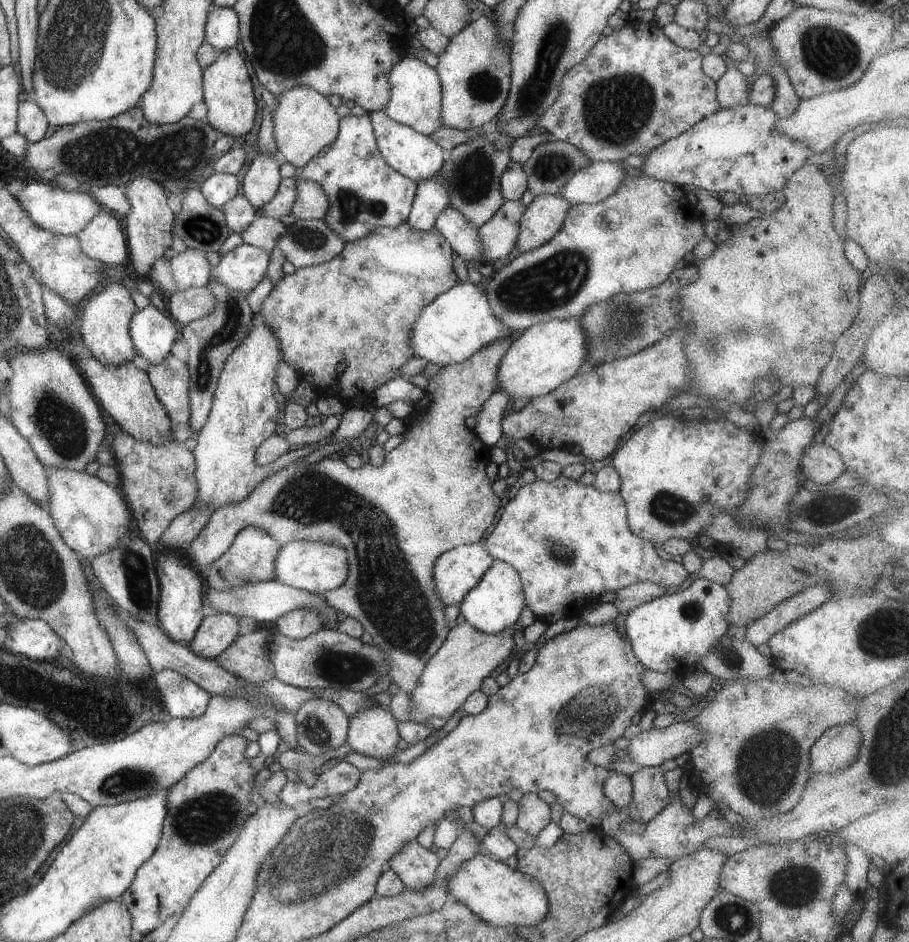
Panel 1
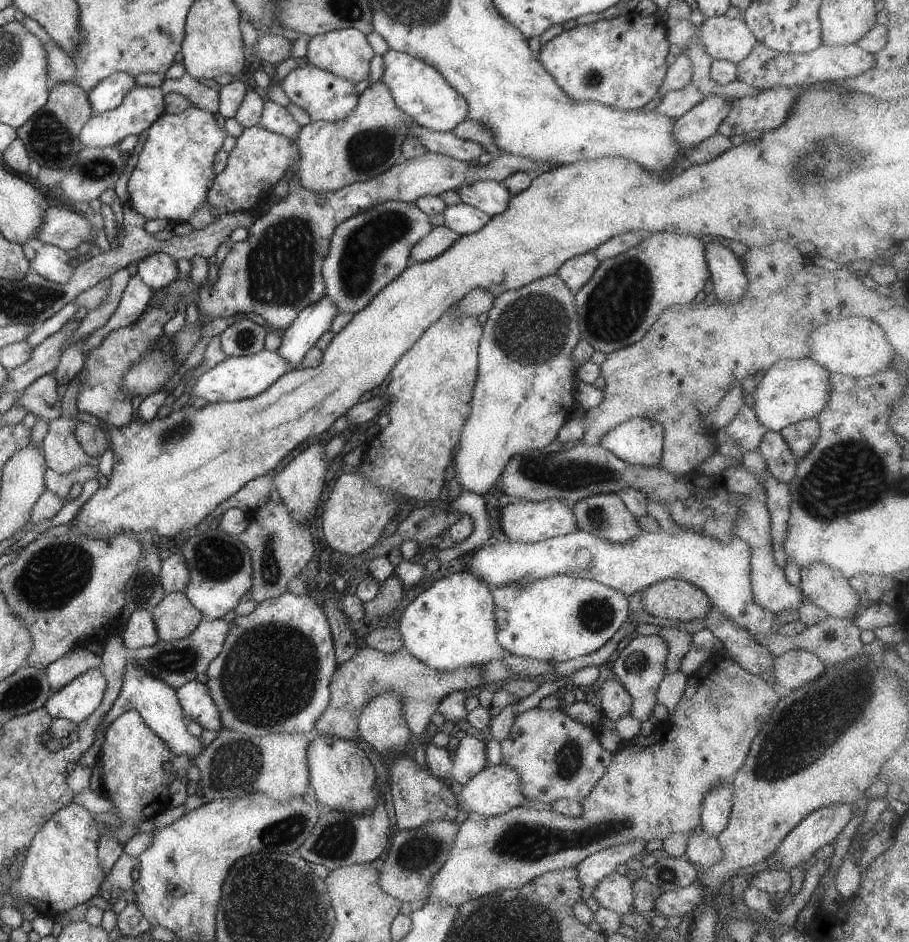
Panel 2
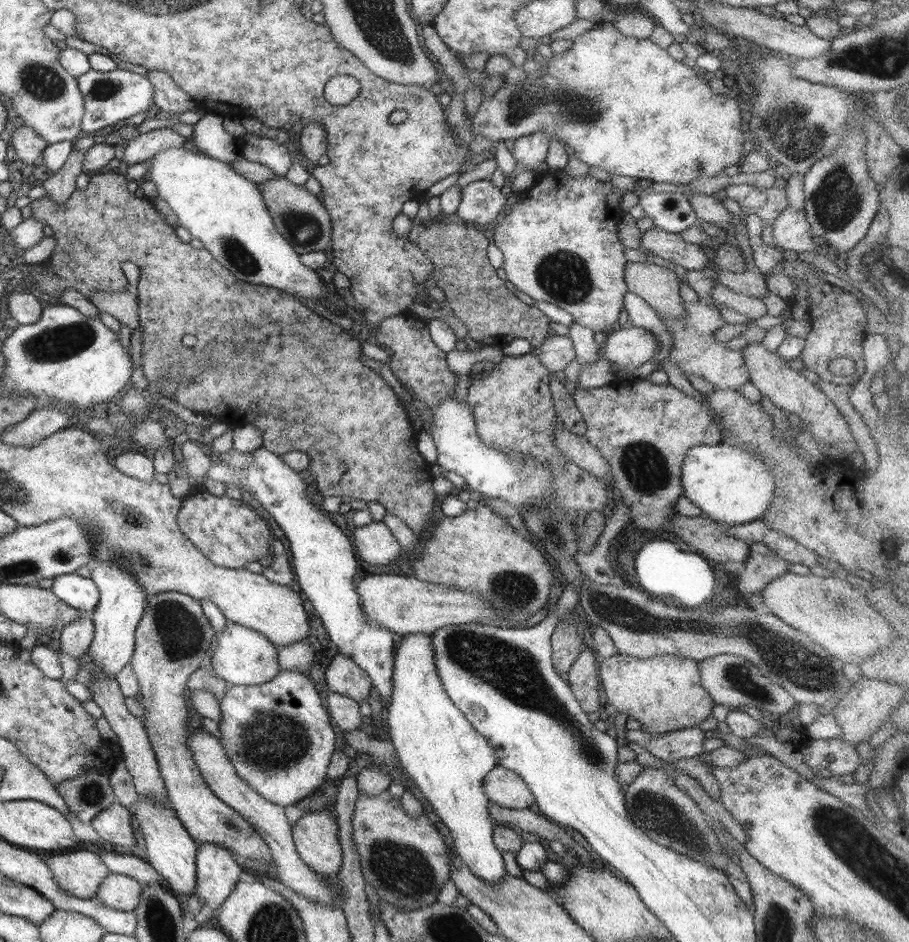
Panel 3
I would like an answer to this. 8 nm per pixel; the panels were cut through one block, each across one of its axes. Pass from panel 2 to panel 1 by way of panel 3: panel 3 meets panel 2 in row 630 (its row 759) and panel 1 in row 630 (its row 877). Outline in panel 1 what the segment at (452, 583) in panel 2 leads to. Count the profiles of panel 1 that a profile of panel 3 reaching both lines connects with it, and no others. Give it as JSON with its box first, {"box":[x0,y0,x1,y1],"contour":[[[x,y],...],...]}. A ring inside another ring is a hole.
{"box":[459,559,526,634],"contour":[[[494,559],[482,580],[464,596],[459,607],[464,620],[472,624],[476,630],[484,634],[496,634],[505,628],[512,627],[517,622],[524,605],[526,605],[526,596],[524,596],[520,574],[508,563]]]}

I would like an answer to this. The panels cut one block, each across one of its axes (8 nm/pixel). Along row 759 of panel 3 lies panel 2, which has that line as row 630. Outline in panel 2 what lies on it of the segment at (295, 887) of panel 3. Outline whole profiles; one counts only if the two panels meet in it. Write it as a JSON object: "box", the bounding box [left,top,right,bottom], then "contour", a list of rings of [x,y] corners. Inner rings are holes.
{"box":[130,619,229,688],"contour":[[[202,619],[198,628],[190,636],[182,640],[168,642],[158,639],[152,646],[142,647],[131,652],[130,659],[136,662],[136,666],[144,668],[148,674],[164,680],[172,688],[180,688],[200,674],[207,672],[208,665],[220,654],[226,636],[228,636],[229,623],[224,619]]]}

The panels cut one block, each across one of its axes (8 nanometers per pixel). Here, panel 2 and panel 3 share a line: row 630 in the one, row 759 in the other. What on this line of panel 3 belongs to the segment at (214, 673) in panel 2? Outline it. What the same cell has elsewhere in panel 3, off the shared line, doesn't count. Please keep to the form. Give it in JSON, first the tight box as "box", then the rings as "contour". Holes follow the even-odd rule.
{"box":[219,670,337,807],"contour":[[[281,670],[264,684],[228,686],[225,695],[219,700],[219,739],[236,774],[262,798],[281,807],[304,801],[324,784],[331,758],[337,749],[336,732],[330,725],[330,716],[322,706],[320,694],[314,686],[301,670]]]}

